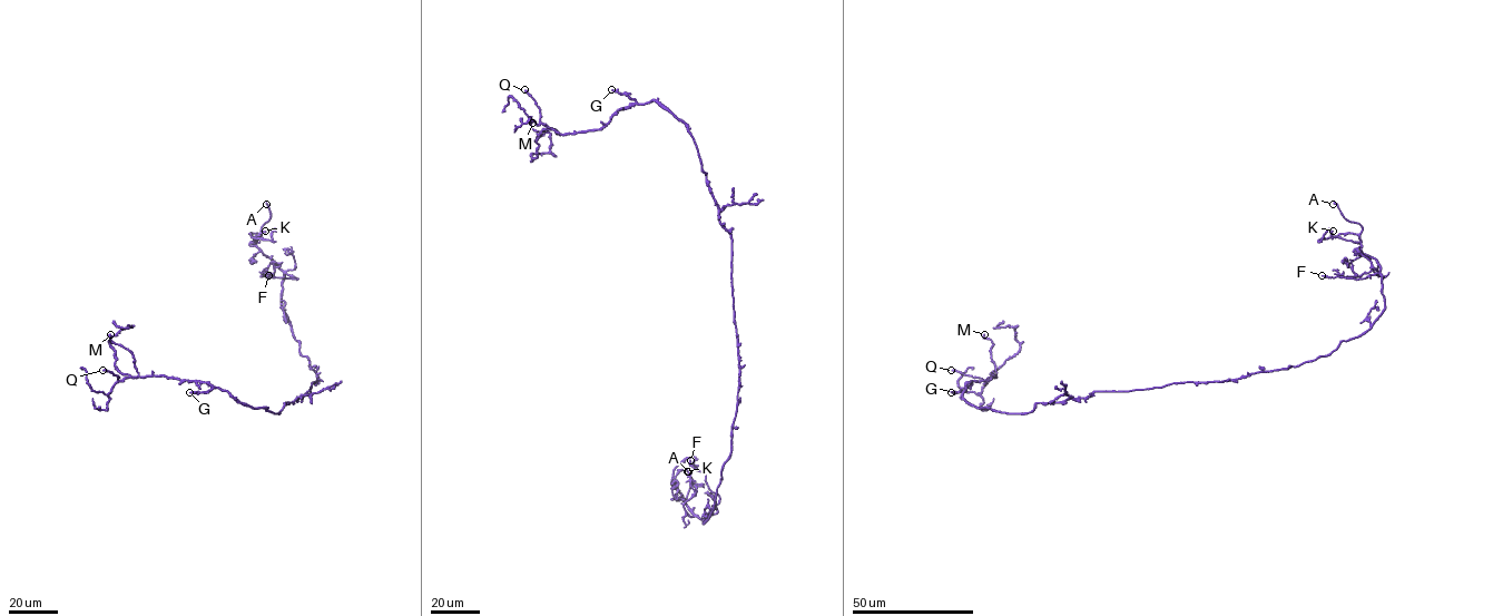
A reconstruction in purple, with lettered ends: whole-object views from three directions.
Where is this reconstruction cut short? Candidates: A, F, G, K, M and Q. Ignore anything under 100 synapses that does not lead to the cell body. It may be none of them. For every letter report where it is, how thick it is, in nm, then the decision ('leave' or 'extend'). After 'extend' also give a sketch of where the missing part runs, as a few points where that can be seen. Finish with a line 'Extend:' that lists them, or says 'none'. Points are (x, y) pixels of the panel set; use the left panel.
A: at (266, 204); 280 nm thick; extend; missing branch runs (266, 204), (267, 179)
F: at (268, 275); 200 nm thick; leave
G: at (189, 392); 280 nm thick; leave
K: at (265, 231); 150 nm thick; leave
M: at (110, 334); 440 nm thick; leave
Q: at (102, 370); 460 nm thick; leave
Extend: A

